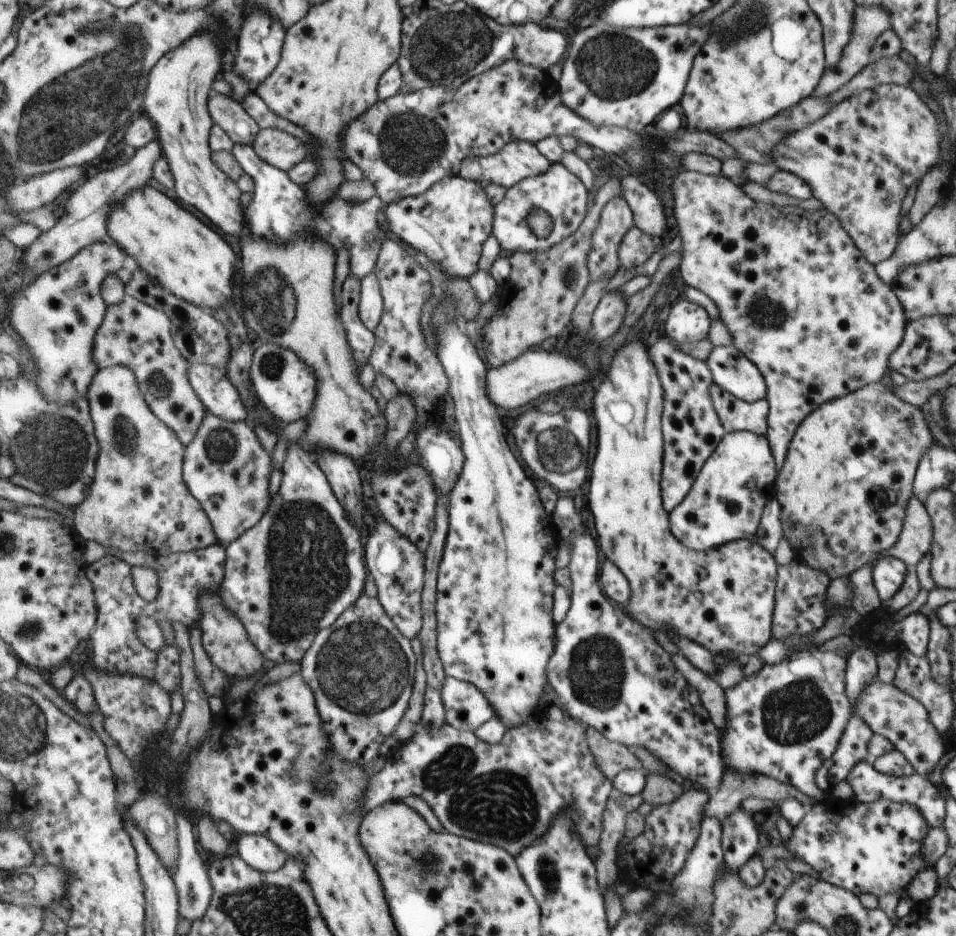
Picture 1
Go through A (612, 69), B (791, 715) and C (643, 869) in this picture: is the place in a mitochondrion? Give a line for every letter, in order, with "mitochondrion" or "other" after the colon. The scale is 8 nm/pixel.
A: mitochondrion
B: mitochondrion
C: other

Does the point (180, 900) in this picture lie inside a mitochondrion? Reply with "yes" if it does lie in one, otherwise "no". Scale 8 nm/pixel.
no

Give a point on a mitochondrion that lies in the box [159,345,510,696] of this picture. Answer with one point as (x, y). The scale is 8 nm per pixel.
(306, 557)

